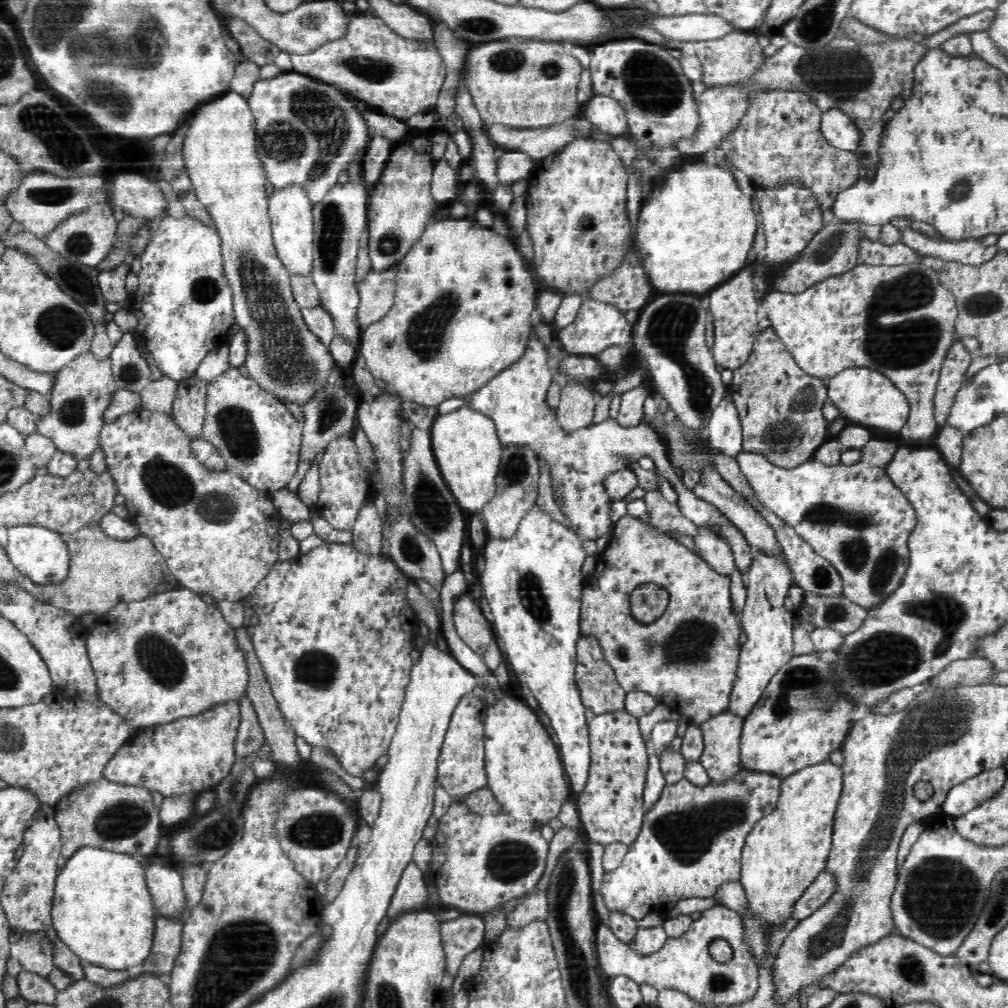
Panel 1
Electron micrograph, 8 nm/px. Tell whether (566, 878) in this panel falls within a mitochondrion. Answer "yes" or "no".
yes

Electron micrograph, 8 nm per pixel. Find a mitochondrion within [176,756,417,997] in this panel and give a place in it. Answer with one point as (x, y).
(322, 828)

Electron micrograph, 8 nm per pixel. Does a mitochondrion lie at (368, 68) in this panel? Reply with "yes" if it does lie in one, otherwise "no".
yes

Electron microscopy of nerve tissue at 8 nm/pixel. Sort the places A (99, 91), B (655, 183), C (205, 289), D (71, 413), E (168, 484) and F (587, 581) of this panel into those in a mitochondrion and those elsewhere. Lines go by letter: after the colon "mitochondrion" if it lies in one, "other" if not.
A: mitochondrion
B: other
C: mitochondrion
D: mitochondrion
E: mitochondrion
F: other

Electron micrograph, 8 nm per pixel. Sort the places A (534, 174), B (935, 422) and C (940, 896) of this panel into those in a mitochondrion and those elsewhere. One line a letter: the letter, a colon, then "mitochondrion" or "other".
A: other
B: other
C: mitochondrion

